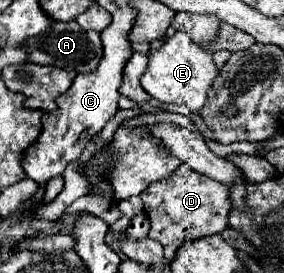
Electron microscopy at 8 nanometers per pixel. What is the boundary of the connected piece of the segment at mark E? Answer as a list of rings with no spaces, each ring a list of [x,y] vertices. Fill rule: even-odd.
[[[176,31],[158,51],[150,53],[148,59],[148,67],[140,81],[150,97],[164,105],[186,105],[190,113],[198,113],[204,107],[208,89],[218,77],[218,67],[210,51],[196,45],[186,31]]]

